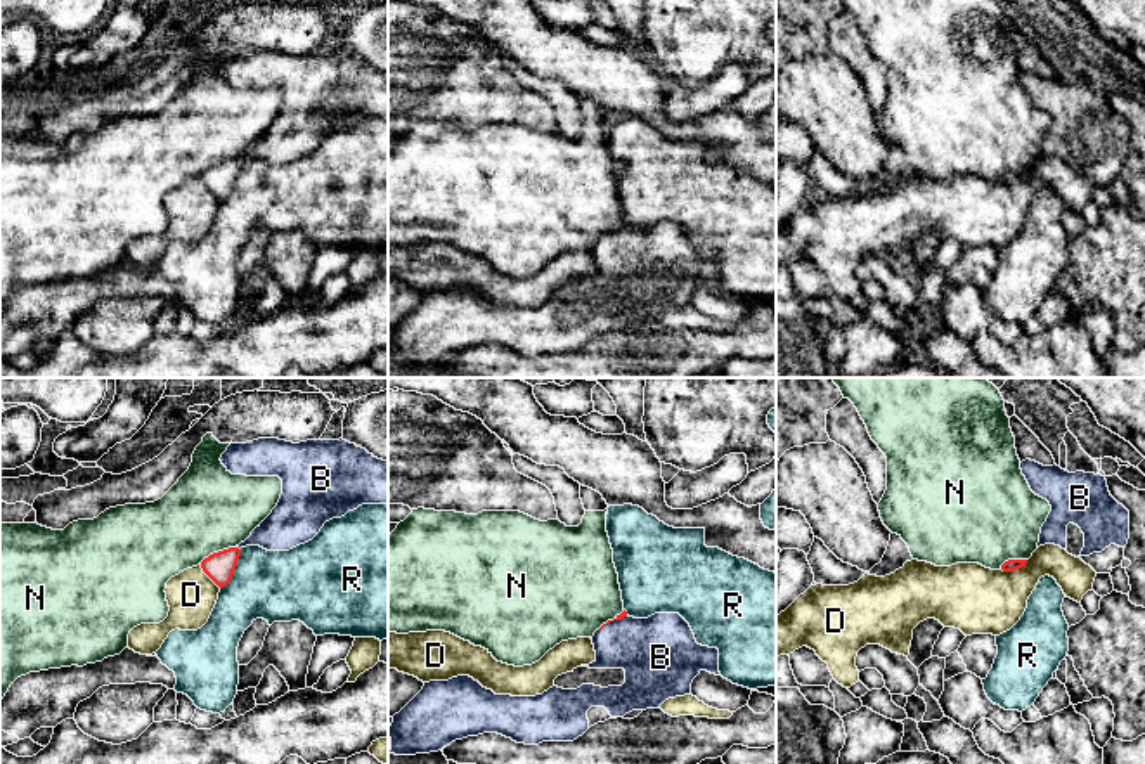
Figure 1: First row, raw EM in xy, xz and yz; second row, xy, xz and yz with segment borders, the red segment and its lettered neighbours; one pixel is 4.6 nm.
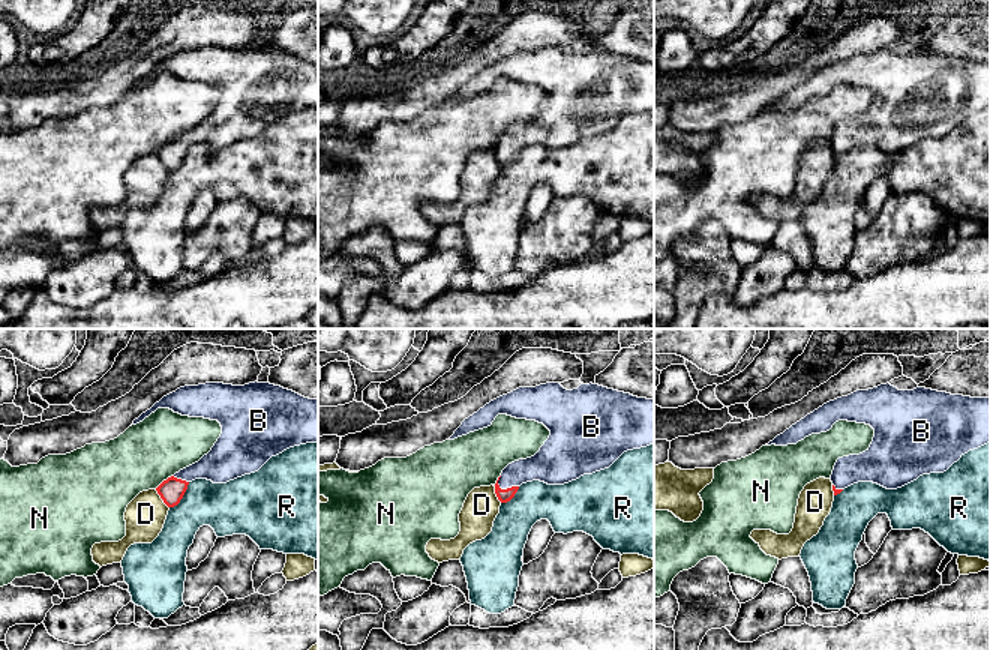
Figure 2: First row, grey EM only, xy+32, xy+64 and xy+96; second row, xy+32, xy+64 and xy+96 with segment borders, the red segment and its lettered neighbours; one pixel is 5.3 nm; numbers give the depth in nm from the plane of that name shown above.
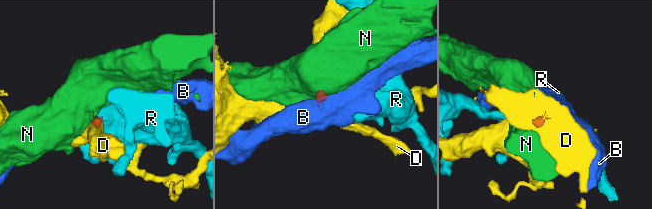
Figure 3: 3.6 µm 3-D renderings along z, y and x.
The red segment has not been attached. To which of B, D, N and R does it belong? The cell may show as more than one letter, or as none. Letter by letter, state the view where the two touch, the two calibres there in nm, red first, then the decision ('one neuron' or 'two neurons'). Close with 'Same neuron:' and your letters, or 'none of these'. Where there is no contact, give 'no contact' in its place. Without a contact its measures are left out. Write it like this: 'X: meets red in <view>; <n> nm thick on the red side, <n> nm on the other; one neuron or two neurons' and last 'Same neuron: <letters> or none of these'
B: meets red in xz; 30 nm thick on the red side, 320 nm on the other; one neuron
D: meets red in yz; 60 nm thick on the red side, 320 nm on the other; two neurons
N: meets red in xy; 140 nm thick on the red side, 400 nm on the other; two neurons
R: meets red in xy; 140 nm thick on the red side, 340 nm on the other; two neurons
Same neuron: B

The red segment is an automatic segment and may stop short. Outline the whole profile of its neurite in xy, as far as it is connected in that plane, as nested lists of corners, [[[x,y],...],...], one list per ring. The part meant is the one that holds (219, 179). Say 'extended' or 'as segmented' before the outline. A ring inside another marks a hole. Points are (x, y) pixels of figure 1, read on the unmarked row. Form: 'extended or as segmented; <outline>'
extended; [[[258,50],[230,55],[220,73],[232,87],[282,92],[277,118],[248,151],[201,173],[220,201],[230,194],[243,159],[289,163],[312,152],[333,130],[362,116],[388,116],[388,73],[343,50],[300,55]]]

